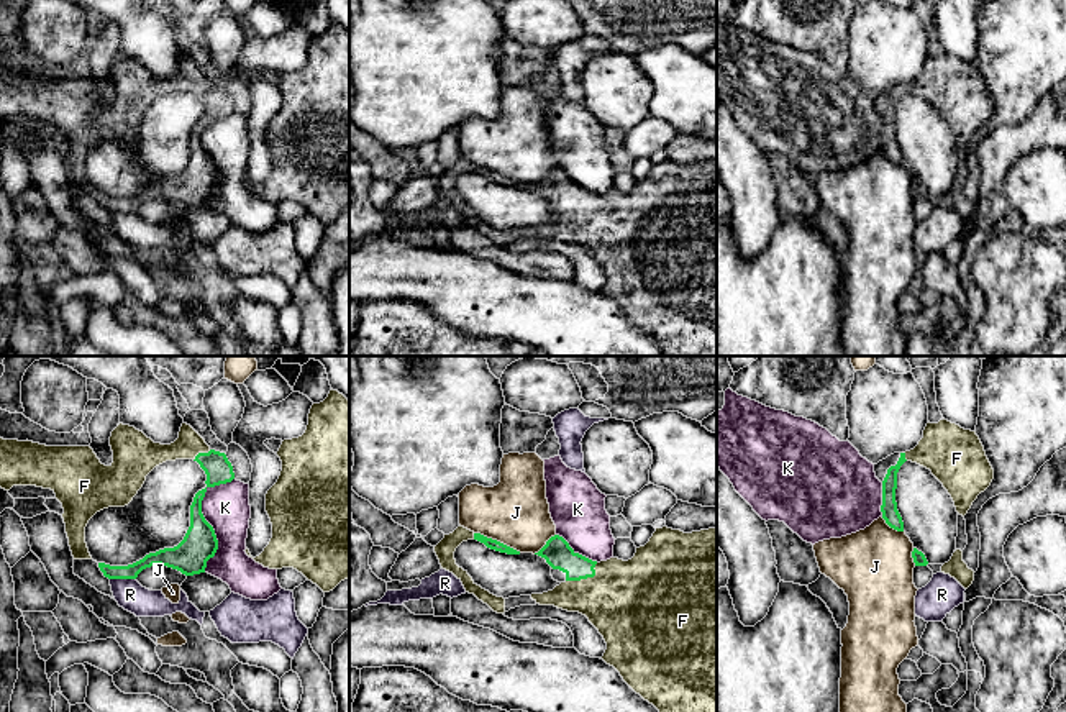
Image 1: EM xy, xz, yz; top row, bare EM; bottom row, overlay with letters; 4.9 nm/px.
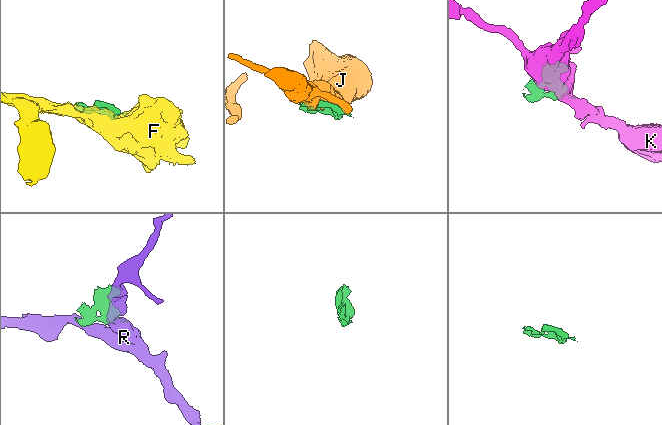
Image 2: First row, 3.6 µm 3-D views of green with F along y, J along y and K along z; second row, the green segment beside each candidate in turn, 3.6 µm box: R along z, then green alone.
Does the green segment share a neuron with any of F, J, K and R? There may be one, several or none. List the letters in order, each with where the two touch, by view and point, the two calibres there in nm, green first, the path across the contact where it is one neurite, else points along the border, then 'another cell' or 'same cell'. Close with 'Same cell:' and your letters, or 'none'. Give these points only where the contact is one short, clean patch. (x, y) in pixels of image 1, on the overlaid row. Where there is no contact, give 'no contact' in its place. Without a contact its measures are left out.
F: xz (586, 578) | 140/420 nm | same cell
J: xz (496, 540) | 50/320 nm | another cell
K: xy (204, 517) | 170/220 nm | another cell
R: xy (123, 578) | 100/150 nm | along xy (110, 578), (135, 579) | another cell
Same cell: F

